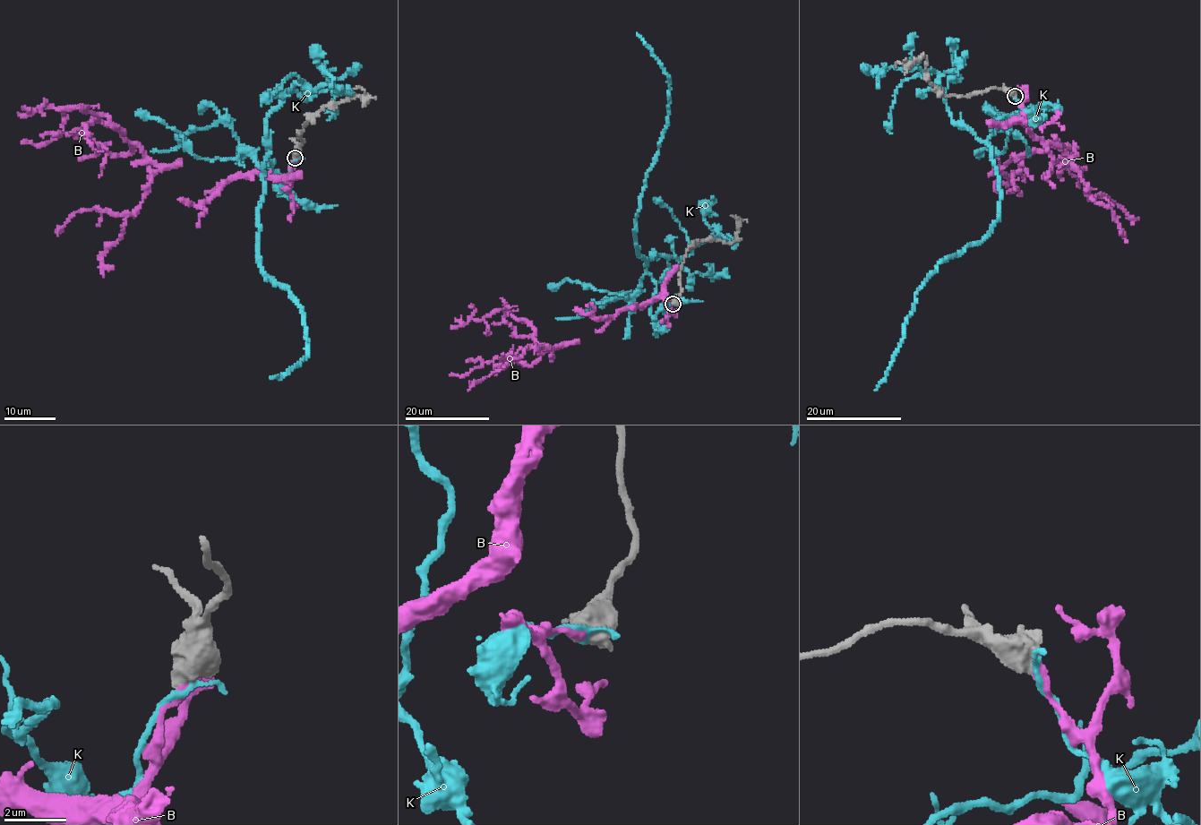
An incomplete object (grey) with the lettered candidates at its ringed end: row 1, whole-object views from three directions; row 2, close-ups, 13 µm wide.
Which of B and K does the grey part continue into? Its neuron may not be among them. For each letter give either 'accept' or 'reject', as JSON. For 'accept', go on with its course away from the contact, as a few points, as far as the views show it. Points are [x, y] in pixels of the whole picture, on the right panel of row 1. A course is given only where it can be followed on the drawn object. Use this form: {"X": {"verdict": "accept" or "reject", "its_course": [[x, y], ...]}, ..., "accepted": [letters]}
{"B": {"verdict": "reject"}, "K": {"verdict": "reject"}, "accepted": []}

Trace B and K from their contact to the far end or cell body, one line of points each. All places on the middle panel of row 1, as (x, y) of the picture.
B: (673, 303), (664, 294), (623, 308), (595, 333), (553, 349), (527, 322), (495, 309), (476, 320), (472, 306)
K: (674, 304), (657, 311), (655, 322), (649, 310), (656, 285), (634, 228), (668, 109), (667, 75), (636, 32)

